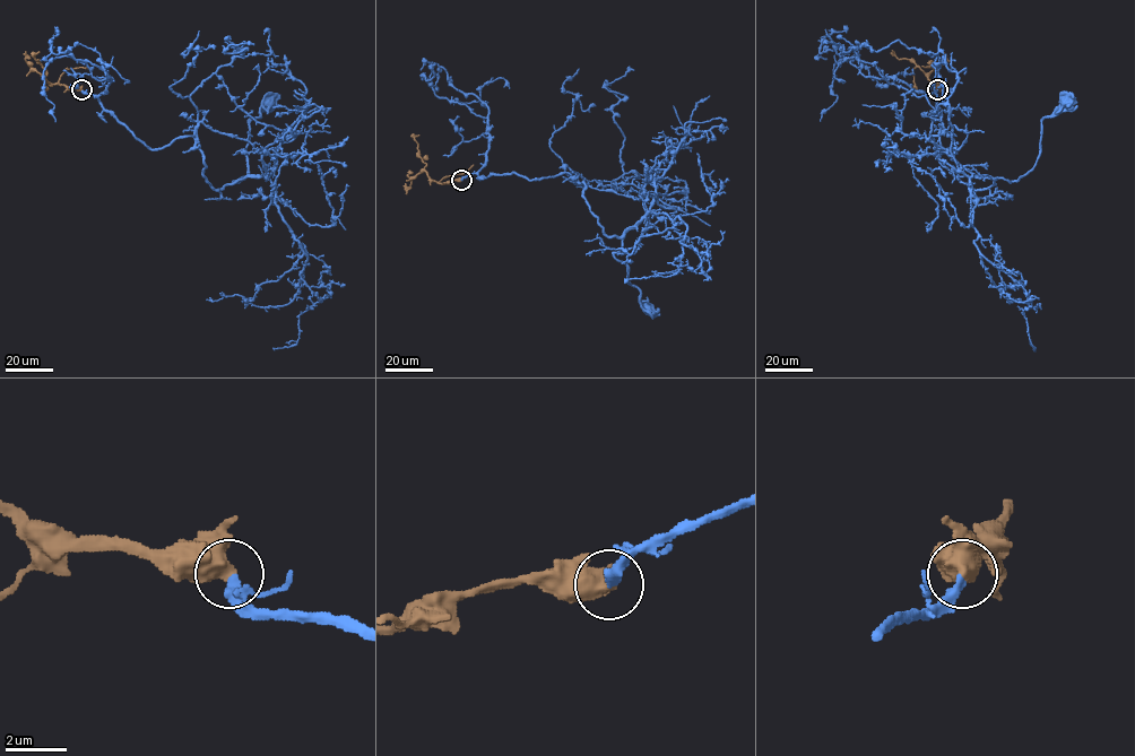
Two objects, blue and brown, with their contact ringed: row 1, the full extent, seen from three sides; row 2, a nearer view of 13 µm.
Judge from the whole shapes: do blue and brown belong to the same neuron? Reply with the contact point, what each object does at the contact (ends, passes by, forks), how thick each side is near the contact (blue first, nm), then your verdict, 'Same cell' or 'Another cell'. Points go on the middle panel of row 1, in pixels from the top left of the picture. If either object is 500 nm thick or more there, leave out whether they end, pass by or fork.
Place: (461, 180). Thickness 360 nm (blue) against 700 nm. Same cell

